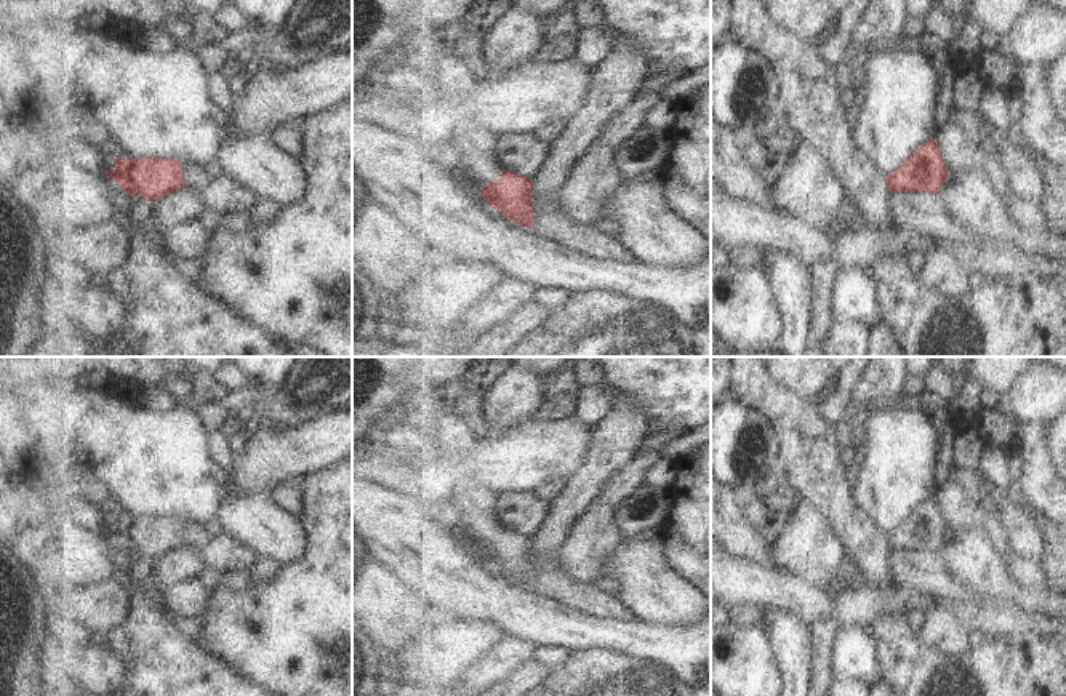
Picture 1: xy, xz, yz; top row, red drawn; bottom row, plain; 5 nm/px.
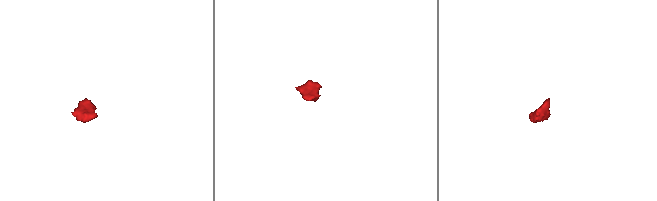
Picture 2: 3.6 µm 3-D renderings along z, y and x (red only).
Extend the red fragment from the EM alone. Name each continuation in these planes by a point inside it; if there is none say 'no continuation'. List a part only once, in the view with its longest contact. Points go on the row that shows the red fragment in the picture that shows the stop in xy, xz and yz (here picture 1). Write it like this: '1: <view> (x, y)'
1: xy (188, 168)
2: xz (472, 148)

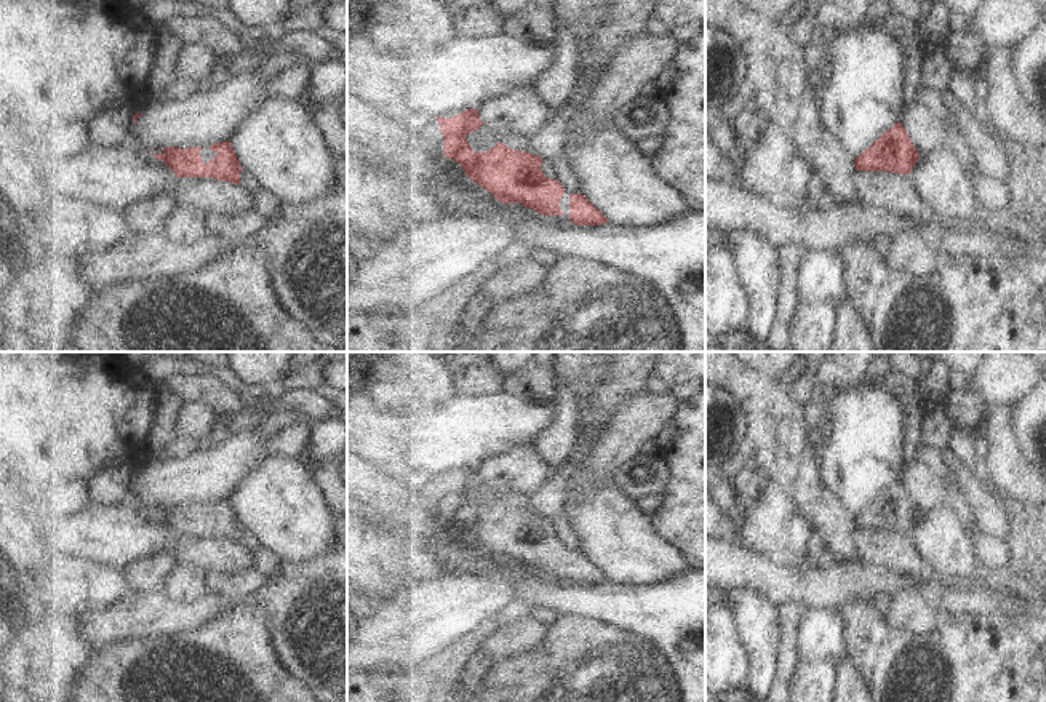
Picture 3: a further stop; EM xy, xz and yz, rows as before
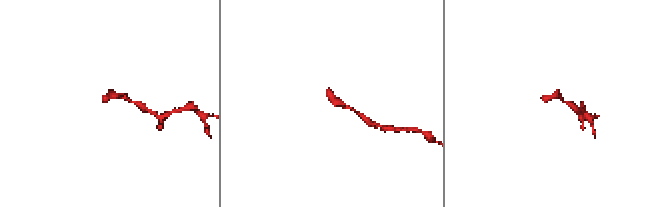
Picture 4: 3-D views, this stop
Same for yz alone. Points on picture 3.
no continuation

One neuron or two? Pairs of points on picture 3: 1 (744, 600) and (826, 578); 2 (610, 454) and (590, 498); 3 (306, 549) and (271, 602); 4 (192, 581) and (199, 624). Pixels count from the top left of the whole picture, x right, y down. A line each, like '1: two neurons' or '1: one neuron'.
1: two neurons
2: two neurons
3: two neurons
4: two neurons

